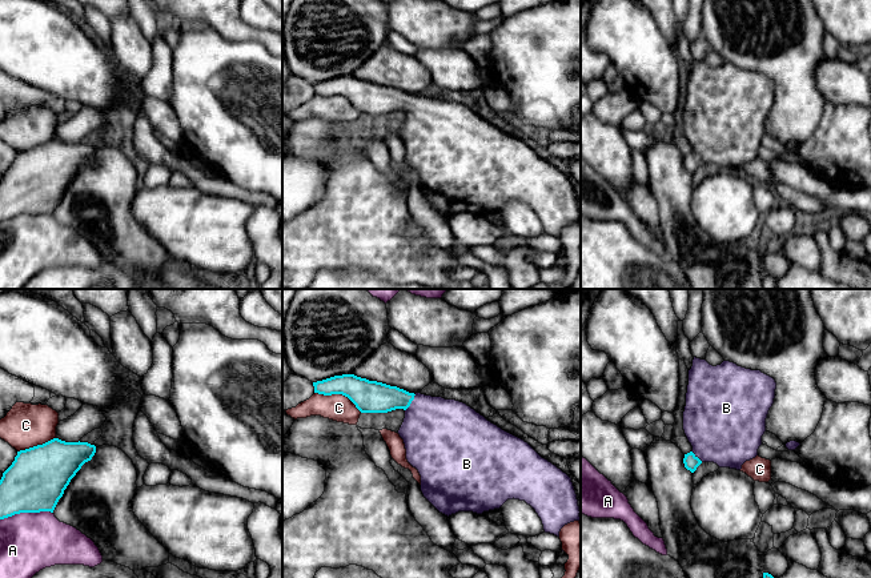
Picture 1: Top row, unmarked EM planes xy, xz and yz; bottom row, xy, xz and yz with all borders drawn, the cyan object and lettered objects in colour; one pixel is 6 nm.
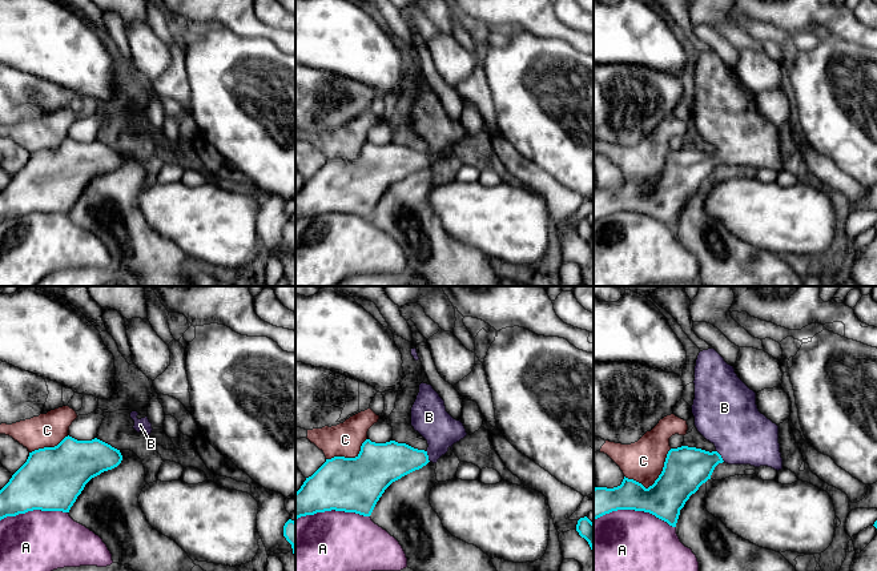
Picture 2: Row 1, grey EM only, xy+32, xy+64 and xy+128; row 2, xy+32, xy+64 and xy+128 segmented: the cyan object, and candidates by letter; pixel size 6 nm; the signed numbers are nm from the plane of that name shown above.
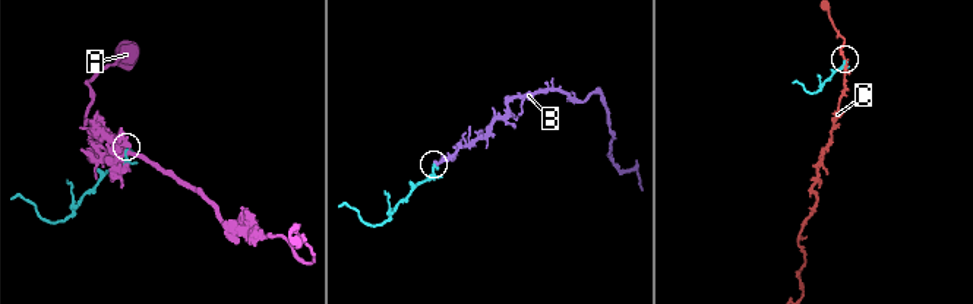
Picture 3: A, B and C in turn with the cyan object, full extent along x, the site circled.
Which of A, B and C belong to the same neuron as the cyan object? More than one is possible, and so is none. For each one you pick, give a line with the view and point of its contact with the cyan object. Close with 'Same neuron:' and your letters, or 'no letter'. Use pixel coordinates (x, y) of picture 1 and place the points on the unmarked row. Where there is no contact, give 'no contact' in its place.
B: meets cyan in xz at (410, 104)
Same neuron: B

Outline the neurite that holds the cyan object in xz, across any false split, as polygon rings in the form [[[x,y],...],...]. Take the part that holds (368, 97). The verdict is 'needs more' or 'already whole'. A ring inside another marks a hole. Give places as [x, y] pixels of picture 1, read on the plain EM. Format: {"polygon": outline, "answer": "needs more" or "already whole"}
{"polygon": [[[334,77],[313,84],[314,95],[348,99],[361,115],[405,112],[398,132],[408,164],[421,177],[424,198],[442,216],[499,210],[507,201],[530,206],[542,222],[545,234],[559,238],[561,230],[581,221],[571,180],[542,160],[527,144],[502,132],[463,104],[409,95],[397,88],[357,79]]], "answer": "needs more"}

